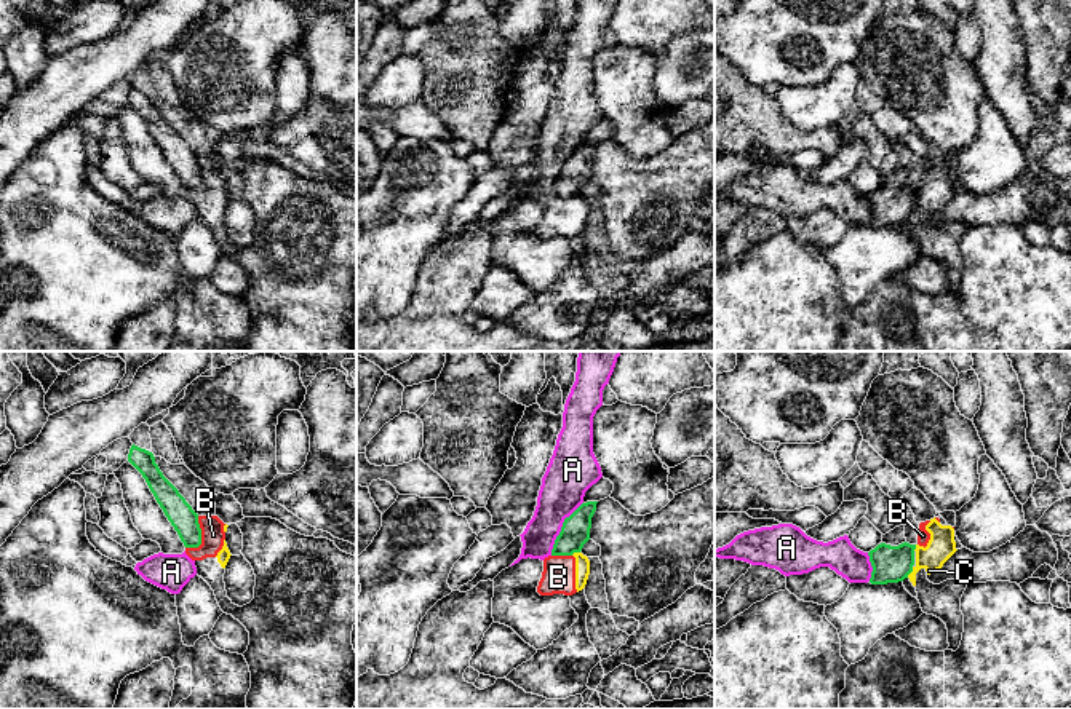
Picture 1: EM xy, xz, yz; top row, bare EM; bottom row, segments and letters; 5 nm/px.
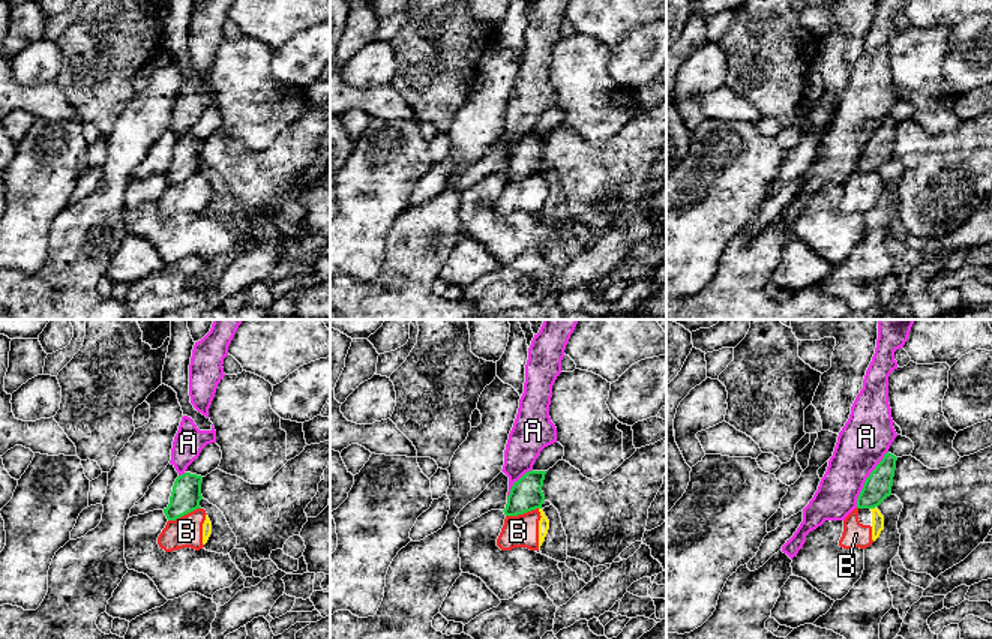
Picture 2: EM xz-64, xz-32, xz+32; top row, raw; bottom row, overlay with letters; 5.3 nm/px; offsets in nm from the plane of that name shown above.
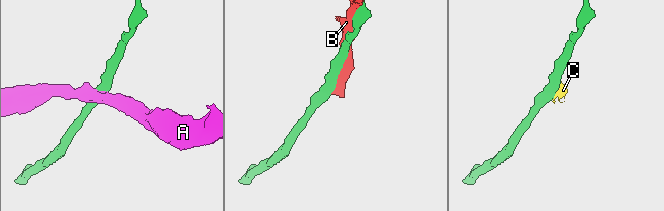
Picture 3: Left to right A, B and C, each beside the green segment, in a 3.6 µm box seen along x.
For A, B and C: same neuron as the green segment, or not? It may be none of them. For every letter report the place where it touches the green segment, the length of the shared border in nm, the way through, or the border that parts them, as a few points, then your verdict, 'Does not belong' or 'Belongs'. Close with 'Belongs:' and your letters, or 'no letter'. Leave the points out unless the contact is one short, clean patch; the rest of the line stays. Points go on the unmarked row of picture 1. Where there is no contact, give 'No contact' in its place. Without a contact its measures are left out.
A: Touches green at xz (561, 171). Shared border 320 nm. Boundary: xz (582, 144), (565, 162), (550, 197). Does not belong
B: Touches green at xy (200, 179). Shared border 180 nm. Does not belong
C: Touches green at yz (911, 213). Shared border 70 nm. Boundary: yz (913, 209), (907, 219). Does not belong
Belongs: no letter

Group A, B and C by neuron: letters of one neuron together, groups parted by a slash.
A / B C

